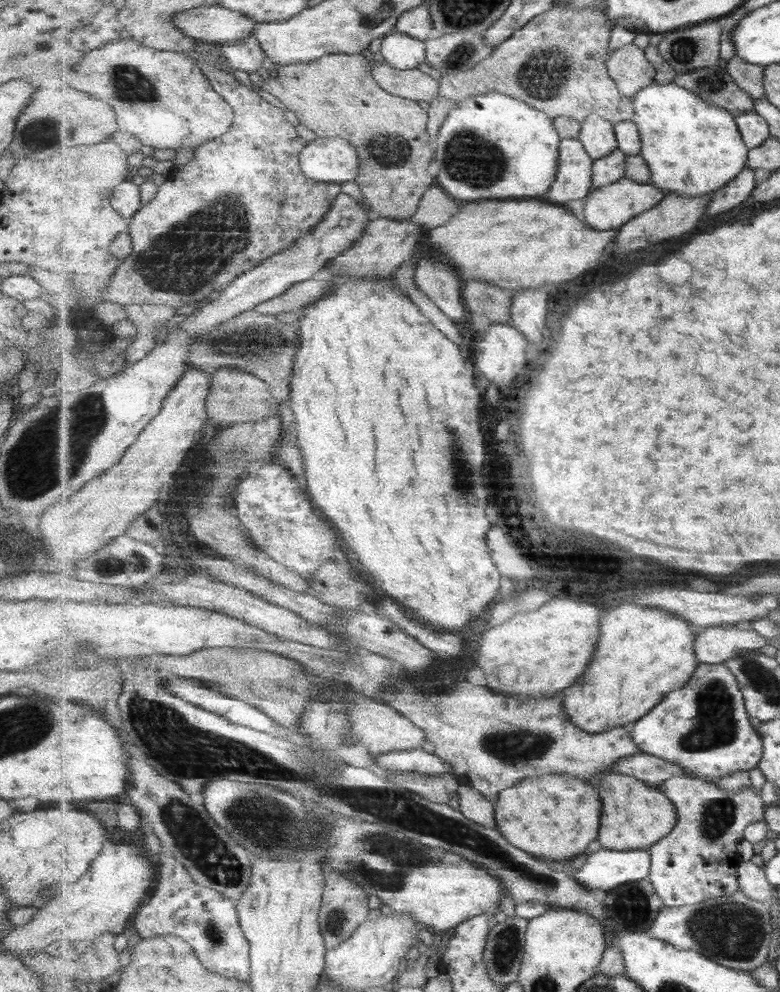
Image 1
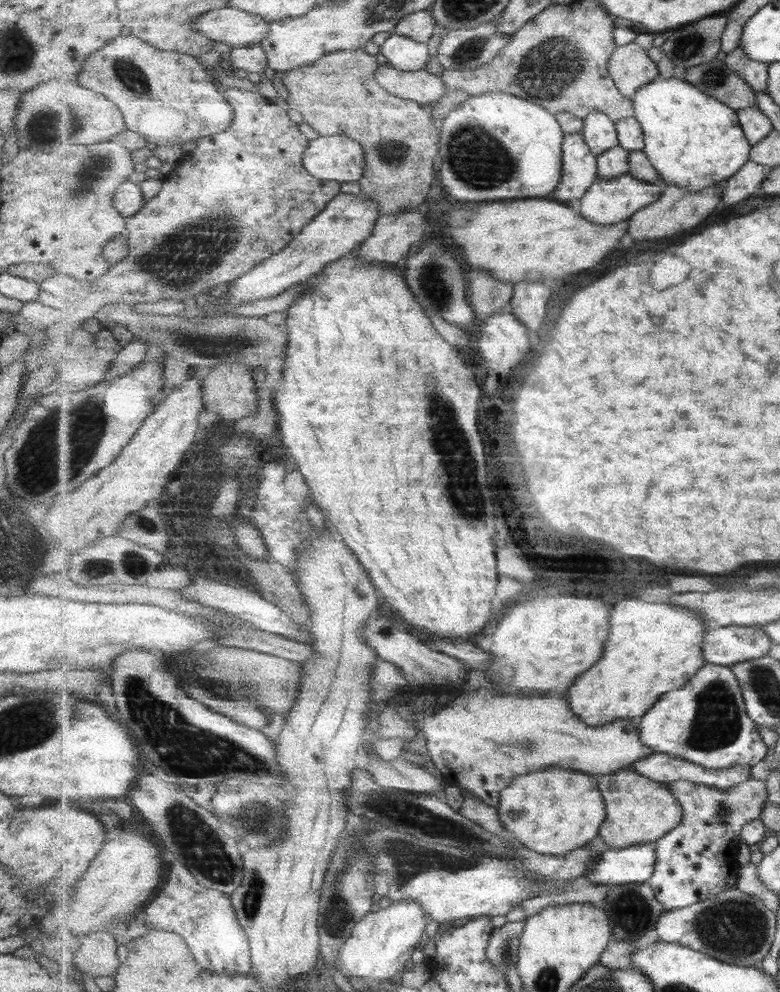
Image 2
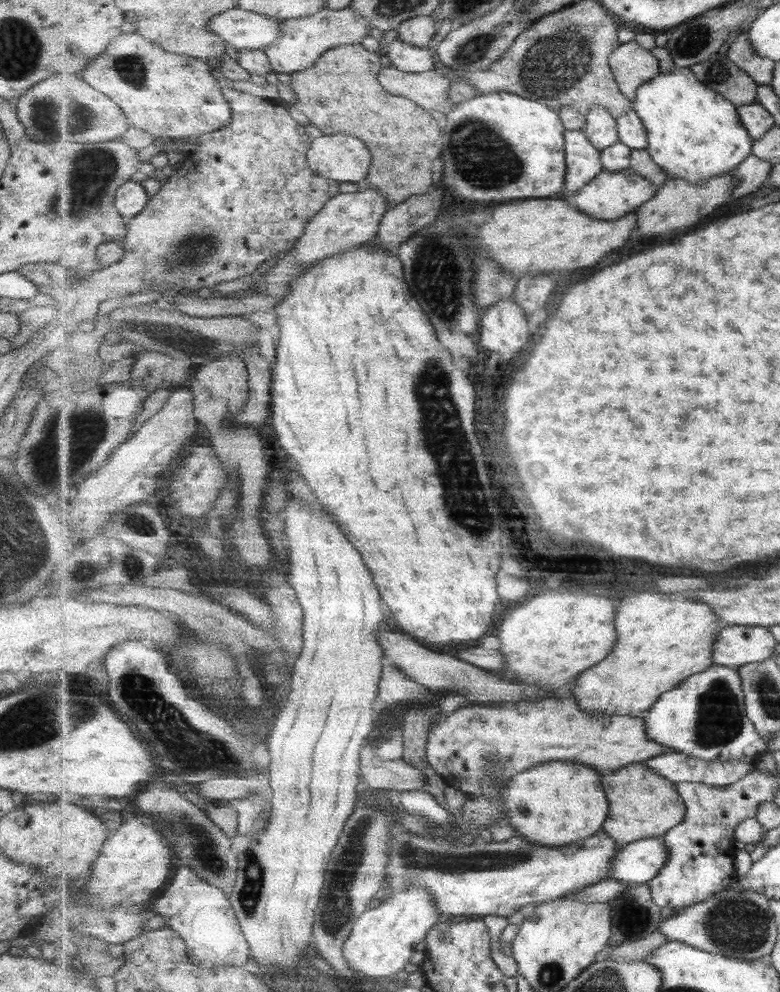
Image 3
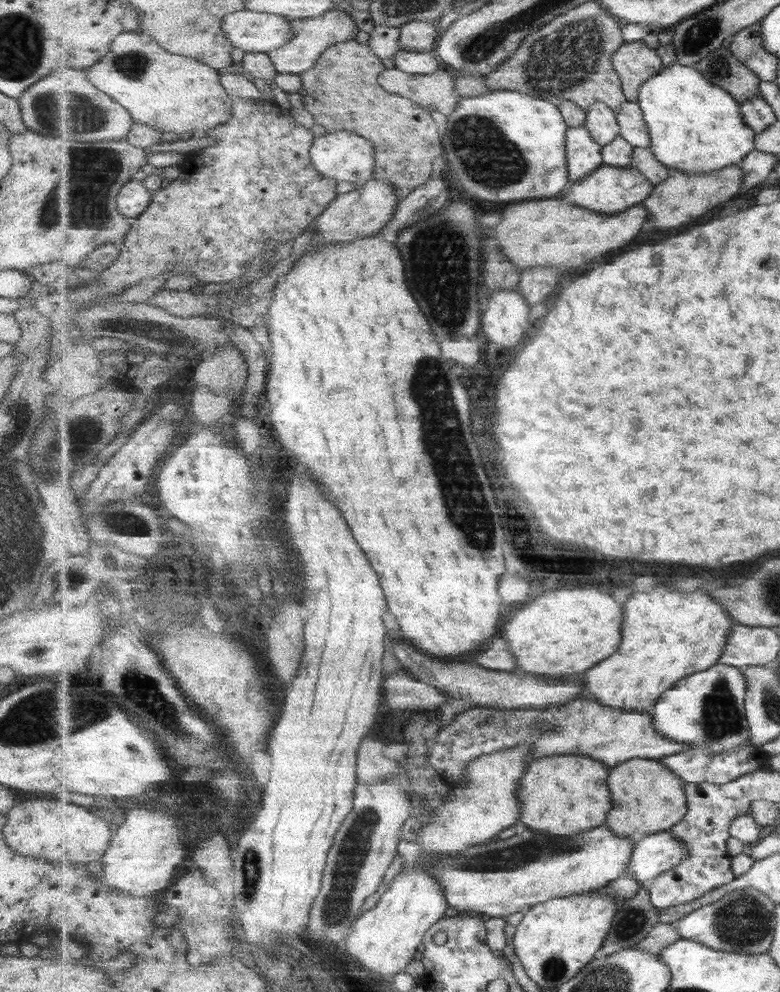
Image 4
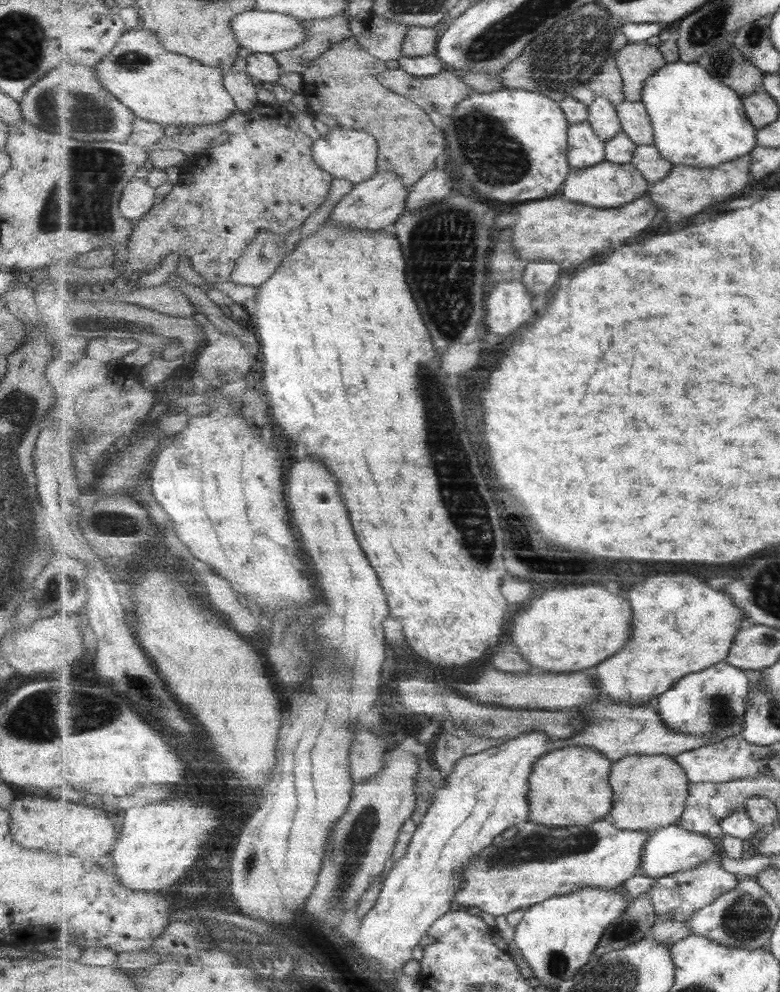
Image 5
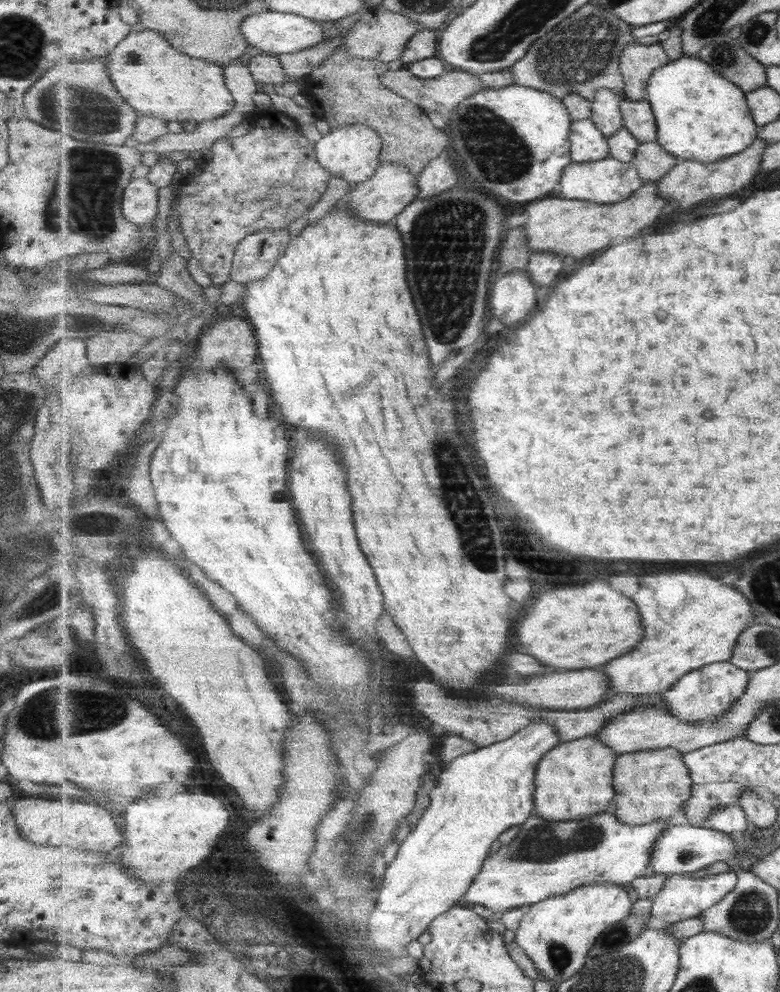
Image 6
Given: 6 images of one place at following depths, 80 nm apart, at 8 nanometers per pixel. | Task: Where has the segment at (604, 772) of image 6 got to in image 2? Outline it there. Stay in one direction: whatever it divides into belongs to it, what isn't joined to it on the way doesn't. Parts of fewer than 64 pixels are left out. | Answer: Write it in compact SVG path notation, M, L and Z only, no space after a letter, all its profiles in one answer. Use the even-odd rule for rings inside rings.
M561 768L518 776L500 793L500 819L517 843L541 854L567 855L600 836L608 806L597 780L597 776Z

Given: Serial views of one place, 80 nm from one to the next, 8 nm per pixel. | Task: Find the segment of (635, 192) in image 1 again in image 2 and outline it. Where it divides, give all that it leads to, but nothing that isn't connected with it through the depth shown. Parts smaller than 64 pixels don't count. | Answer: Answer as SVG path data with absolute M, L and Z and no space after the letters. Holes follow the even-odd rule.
M630 174L619 178L600 178L588 188L585 196L580 201L580 212L587 220L595 224L619 224L630 220L637 211L652 205L661 198L667 185L665 183L651 184L648 181L639 180Z

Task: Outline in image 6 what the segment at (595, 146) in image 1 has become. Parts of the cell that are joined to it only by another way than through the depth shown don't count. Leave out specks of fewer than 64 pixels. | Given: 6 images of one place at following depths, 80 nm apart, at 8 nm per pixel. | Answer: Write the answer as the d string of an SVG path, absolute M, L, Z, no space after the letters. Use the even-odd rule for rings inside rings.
M602 88L591 103L593 114L590 119L607 137L613 136L624 127L624 116L621 112L623 99L625 99L623 93Z

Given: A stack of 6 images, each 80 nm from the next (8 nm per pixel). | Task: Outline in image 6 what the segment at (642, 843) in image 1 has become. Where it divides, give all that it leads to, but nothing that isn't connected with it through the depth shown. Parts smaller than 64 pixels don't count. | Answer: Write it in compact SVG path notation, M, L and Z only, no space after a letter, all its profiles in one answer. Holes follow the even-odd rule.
M672 747L619 755L613 784L616 787L613 812L627 824L651 824L679 818L691 799L695 785L689 766L685 764L685 754Z

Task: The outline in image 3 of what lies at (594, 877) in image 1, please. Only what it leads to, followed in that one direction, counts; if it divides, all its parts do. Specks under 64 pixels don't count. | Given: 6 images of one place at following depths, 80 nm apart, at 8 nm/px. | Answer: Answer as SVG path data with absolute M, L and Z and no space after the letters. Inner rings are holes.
M664 837L638 840L621 846L616 859L613 859L613 876L610 878L645 885L660 875L669 859L670 852Z

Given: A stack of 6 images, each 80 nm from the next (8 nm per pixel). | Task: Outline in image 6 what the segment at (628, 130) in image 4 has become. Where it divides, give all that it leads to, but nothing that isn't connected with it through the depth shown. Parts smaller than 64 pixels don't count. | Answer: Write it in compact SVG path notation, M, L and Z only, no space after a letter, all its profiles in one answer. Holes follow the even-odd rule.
M648 98L640 101L623 99L621 112L624 116L624 127L632 132L640 143L658 140L657 119Z

